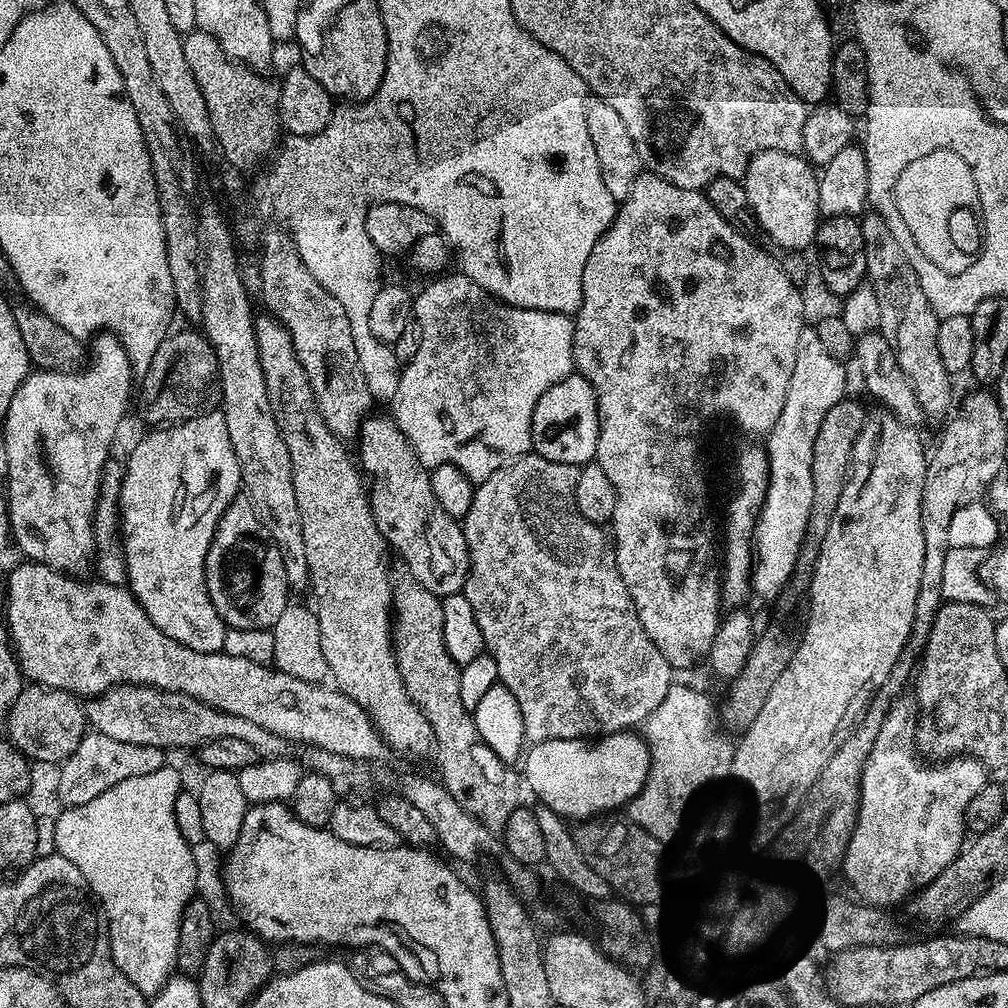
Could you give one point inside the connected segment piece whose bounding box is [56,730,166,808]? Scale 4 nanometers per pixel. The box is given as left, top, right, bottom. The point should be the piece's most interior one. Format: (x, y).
(100, 762)

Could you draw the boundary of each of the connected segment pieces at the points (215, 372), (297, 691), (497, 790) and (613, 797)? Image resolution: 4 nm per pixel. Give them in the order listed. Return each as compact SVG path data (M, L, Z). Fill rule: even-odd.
M180 332L171 337L172 365L168 368L164 385L157 390L152 405L144 412L145 422L152 424L148 426L179 424L181 420L213 411L220 404L220 371L216 355L207 336L196 332Z
M20 562L8 576L8 605L4 616L10 643L20 661L25 681L40 684L44 688L57 688L70 692L77 698L100 696L116 684L145 684L161 688L164 692L181 692L193 696L230 714L250 718L266 730L284 737L289 742L301 740L312 748L321 748L330 754L342 754L355 760L377 762L386 753L386 745L380 733L372 727L372 719L350 698L335 686L327 683L308 683L302 678L282 673L275 666L259 664L249 658L232 657L223 650L199 652L182 646L174 638L162 634L146 614L146 610L134 598L127 587L95 582L83 584L83 579L72 574L56 572L45 564Z
M401 574L395 577L392 586L392 652L396 655L396 665L398 666L398 674L402 674L402 682L406 686L406 690L410 694L410 698L418 706L418 710L422 710L422 714L426 714L426 722L430 722L432 727L432 739L434 741L434 757L436 756L436 764L440 767L439 779L442 781L444 788L458 802L458 806L462 806L474 818L478 818L478 822L485 824L493 834L499 833L506 826L506 818L510 818L510 814L514 814L516 808L521 807L520 788L522 792L522 780L518 775L517 769L511 763L503 761L490 748L490 746L480 740L479 732L475 728L473 713L462 704L462 698L459 697L459 676L461 665L454 663L450 658L450 654L446 650L446 642L442 638L442 606L440 605L441 597L434 595L430 590L426 590L426 586L422 586L415 578L407 574Z
M636 730L582 740L558 738L532 744L523 753L522 780L539 803L569 821L579 822L623 809L642 790L651 761L648 744Z

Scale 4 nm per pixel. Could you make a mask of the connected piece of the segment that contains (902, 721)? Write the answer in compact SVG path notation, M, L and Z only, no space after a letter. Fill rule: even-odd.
M904 694L892 701L892 708L886 714L886 718L882 722L882 730L878 734L878 738L874 742L874 750L870 750L870 758L864 767L862 774L862 782L860 783L860 809L856 815L856 828L852 831L852 841L848 843L848 849L844 851L844 862L842 865L842 873L861 892L863 899L873 906L889 906L888 904L896 904L907 901L909 897L925 888L930 882L934 882L934 878L938 878L938 874L942 874L942 870L946 870L946 866L950 866L950 862L954 862L954 858L959 855L960 849L965 847L966 835L965 816L967 814L967 807L971 800L990 781L989 769L984 767L980 760L974 759L972 756L965 756L963 754L948 758L939 766L941 768L931 768L928 764L919 764L916 761L918 757L918 745L916 742L916 730L918 727L918 705L911 695Z

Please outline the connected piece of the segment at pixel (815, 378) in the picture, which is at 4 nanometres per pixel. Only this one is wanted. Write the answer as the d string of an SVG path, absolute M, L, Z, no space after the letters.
M805 326L798 338L794 374L790 378L790 390L786 390L782 414L778 414L778 422L774 422L772 431L766 436L768 488L756 520L750 585L751 591L764 600L772 600L775 596L777 599L792 577L806 534L806 522L810 522L810 502L814 502L814 438L818 438L818 426L822 426L822 418L826 418L830 406L845 399L848 376L844 367L841 361L830 358L815 327Z

